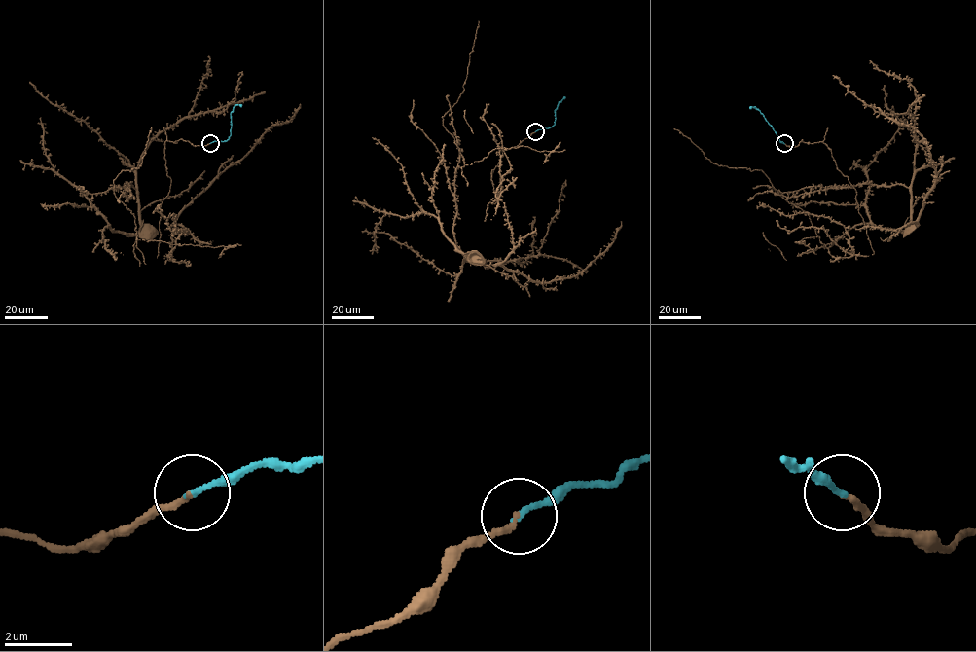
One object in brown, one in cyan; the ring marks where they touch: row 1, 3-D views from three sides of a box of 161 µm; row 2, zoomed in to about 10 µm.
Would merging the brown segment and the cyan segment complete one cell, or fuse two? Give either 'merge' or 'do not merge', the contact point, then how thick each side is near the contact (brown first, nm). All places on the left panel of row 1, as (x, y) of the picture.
merge | (210, 143) | 180/170 nm

